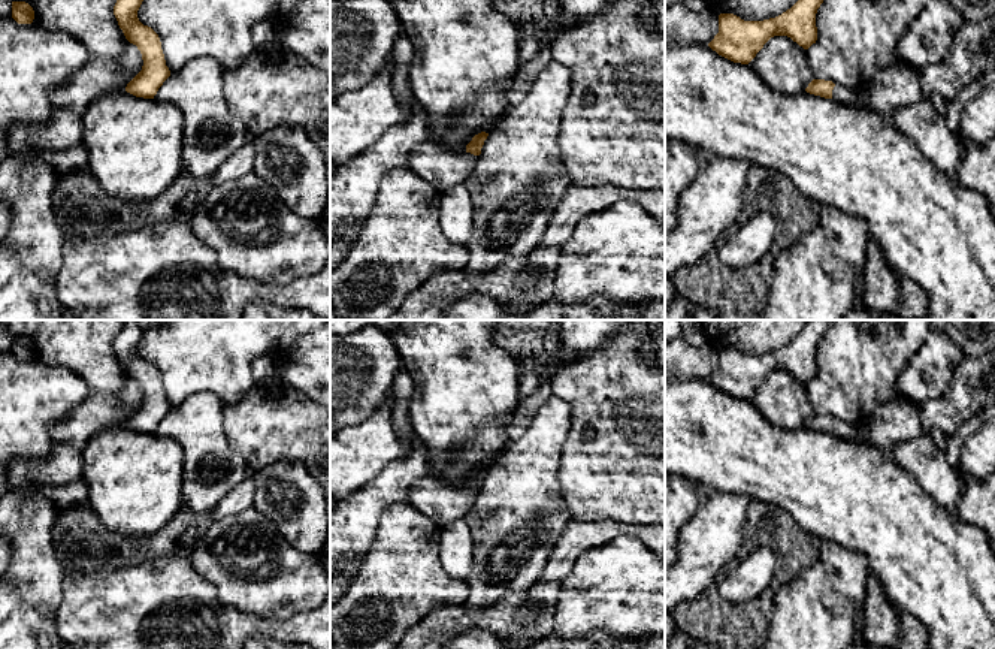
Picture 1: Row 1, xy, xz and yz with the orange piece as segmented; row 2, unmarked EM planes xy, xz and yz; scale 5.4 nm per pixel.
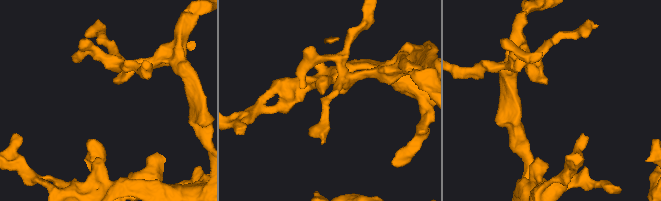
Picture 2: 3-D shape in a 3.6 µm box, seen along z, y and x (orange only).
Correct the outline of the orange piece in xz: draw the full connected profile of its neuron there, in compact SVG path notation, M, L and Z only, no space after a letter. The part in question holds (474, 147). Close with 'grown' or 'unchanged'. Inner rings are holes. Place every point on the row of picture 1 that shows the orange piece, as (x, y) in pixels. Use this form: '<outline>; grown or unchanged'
M486 132L475 135L465 153L432 141L418 144L409 156L408 167L438 191L447 191L471 176L487 136Z; grown

